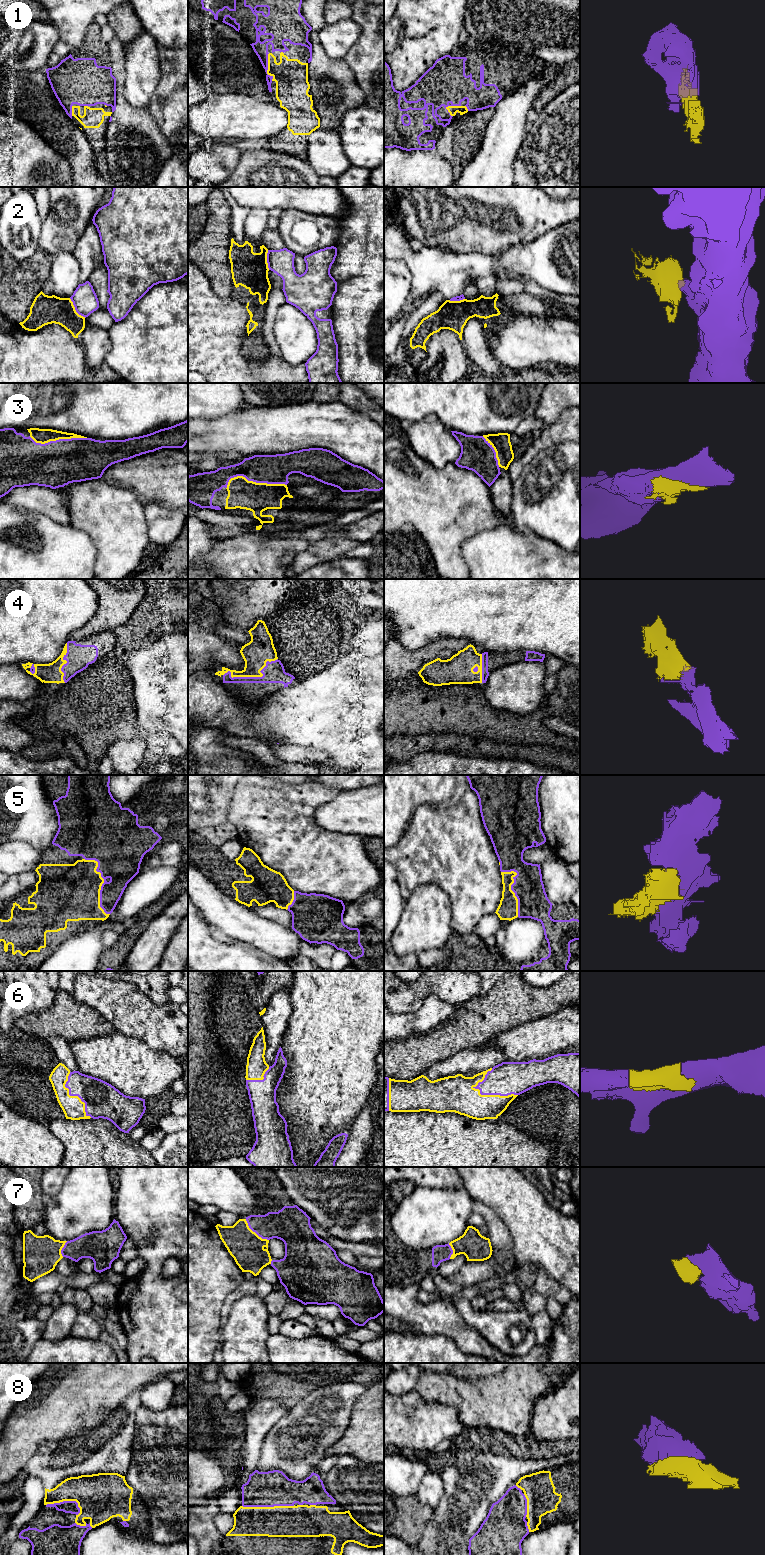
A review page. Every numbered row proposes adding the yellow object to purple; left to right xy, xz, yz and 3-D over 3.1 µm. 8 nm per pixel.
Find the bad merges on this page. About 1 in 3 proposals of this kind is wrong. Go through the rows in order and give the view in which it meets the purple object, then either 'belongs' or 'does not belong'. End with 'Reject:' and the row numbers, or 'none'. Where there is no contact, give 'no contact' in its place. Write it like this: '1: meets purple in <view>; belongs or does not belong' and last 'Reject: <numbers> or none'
1: meets purple in xz; belongs
2: meets purple in xy; does not belong
3: meets purple in xz; belongs
4: meets purple in xz; belongs
5: meets purple in xy; does not belong
6: meets purple in yz; belongs
7: meets purple in xz; belongs
8: meets purple in xz; belongs
Reject: 2, 5

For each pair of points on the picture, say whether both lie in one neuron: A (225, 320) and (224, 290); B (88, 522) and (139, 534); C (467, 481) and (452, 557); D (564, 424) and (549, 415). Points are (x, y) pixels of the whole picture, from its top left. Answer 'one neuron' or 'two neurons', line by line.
A: two neurons
B: one neuron
C: one neuron
D: two neurons

